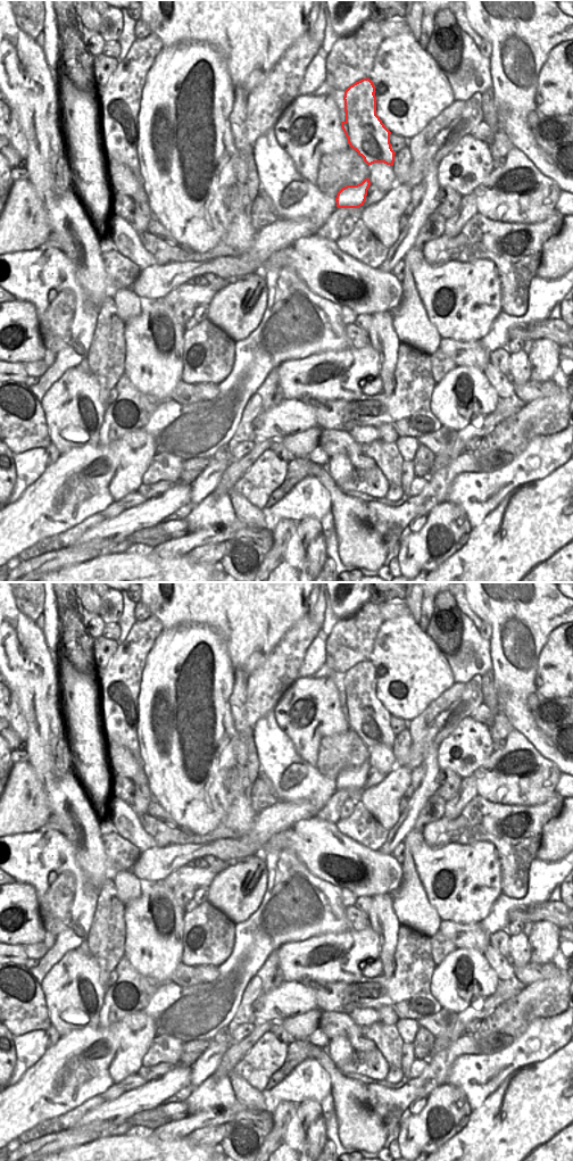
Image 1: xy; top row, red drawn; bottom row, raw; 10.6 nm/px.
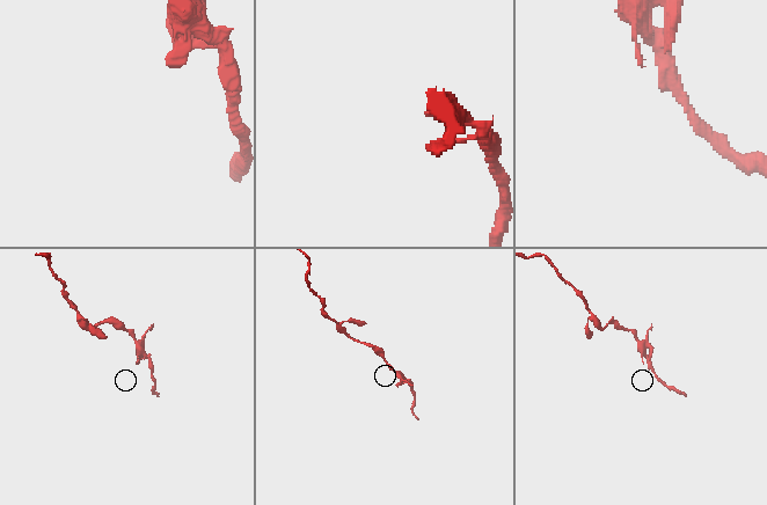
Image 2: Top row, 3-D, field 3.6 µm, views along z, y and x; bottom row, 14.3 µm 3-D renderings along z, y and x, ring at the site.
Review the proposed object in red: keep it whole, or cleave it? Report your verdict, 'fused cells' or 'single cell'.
fused cells

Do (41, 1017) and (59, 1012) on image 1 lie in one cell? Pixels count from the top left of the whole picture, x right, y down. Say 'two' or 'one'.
two

